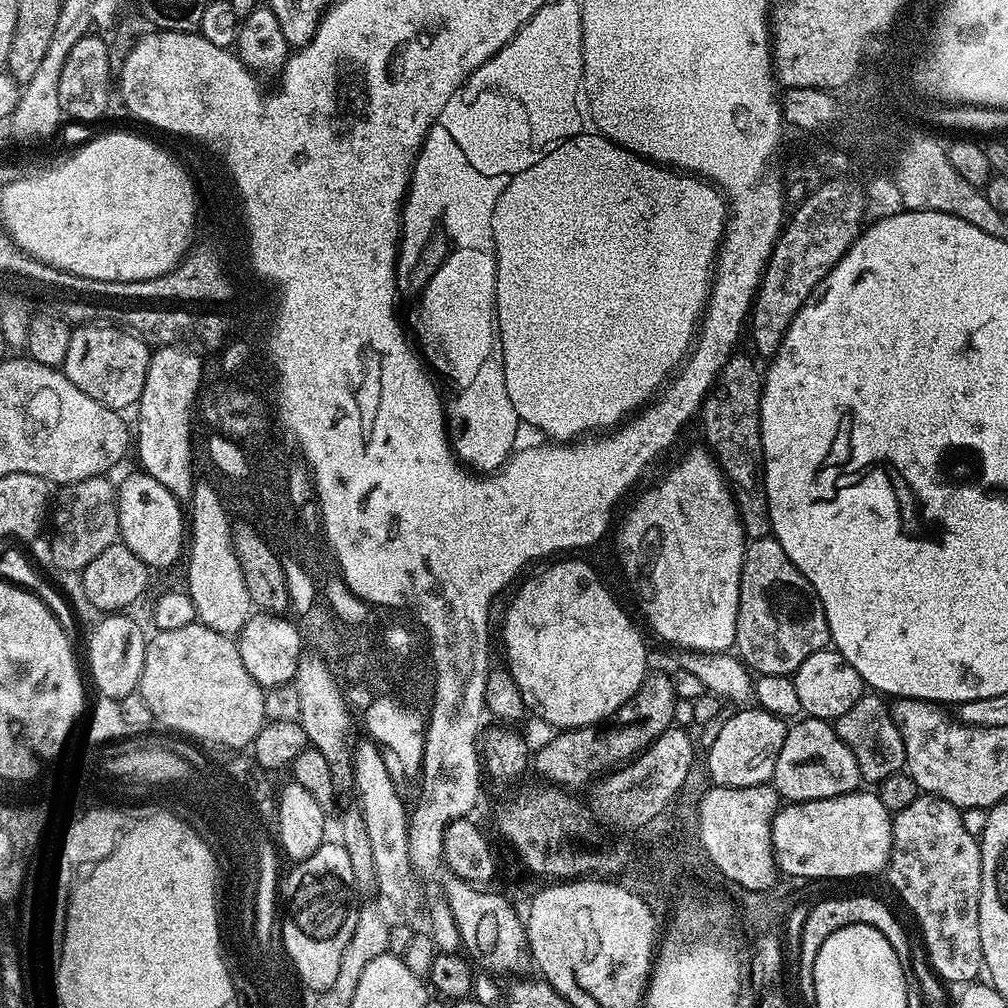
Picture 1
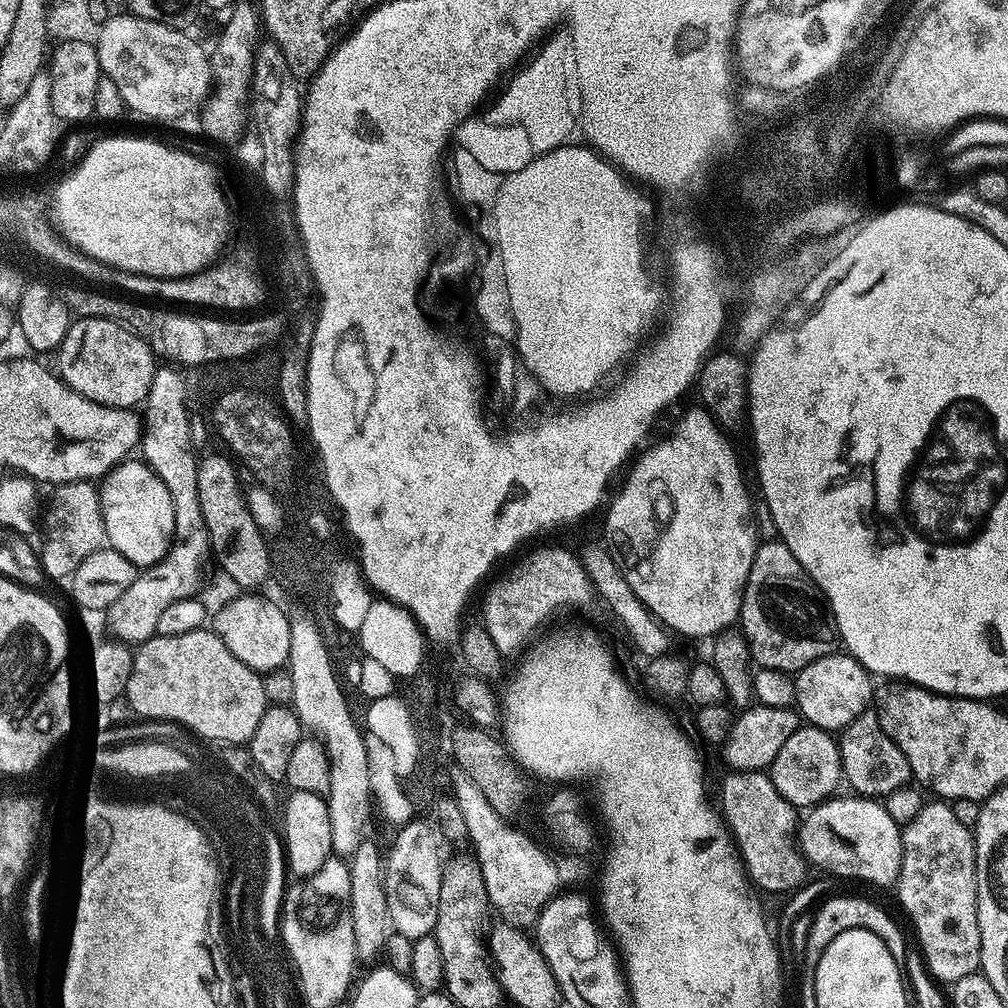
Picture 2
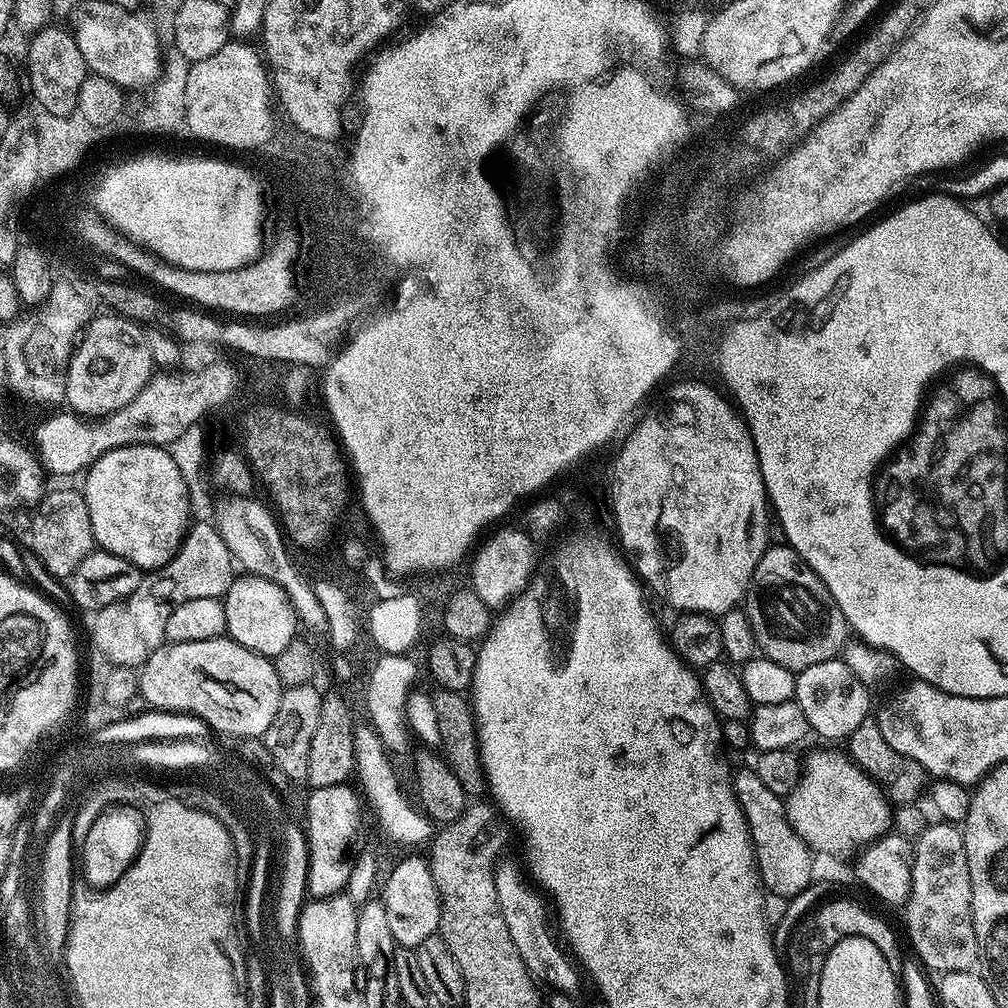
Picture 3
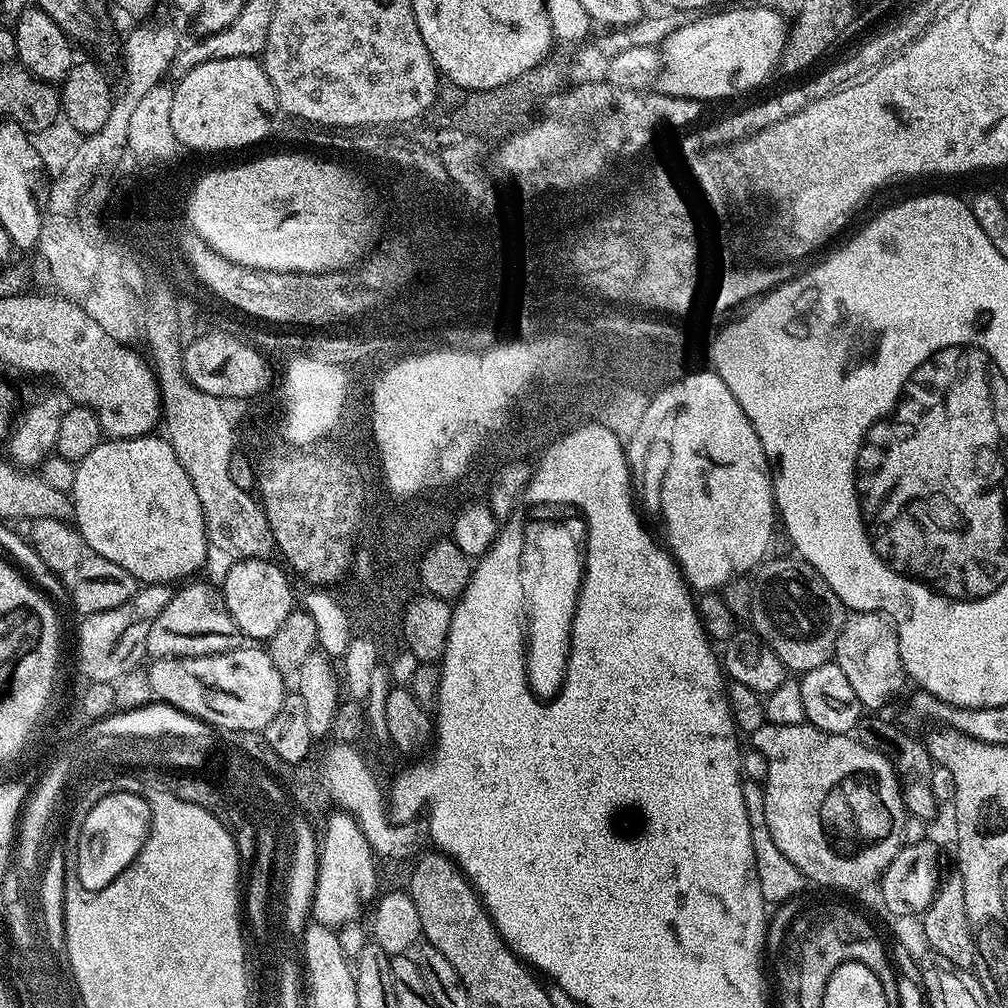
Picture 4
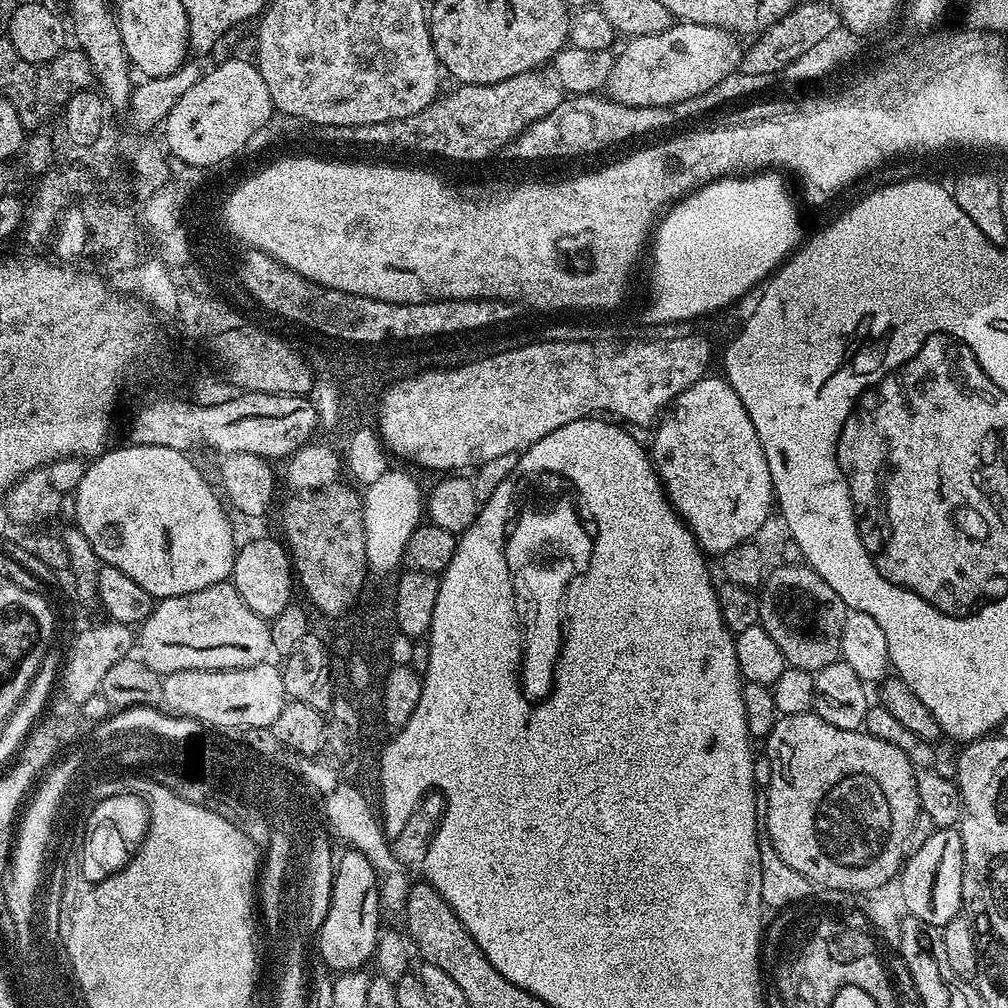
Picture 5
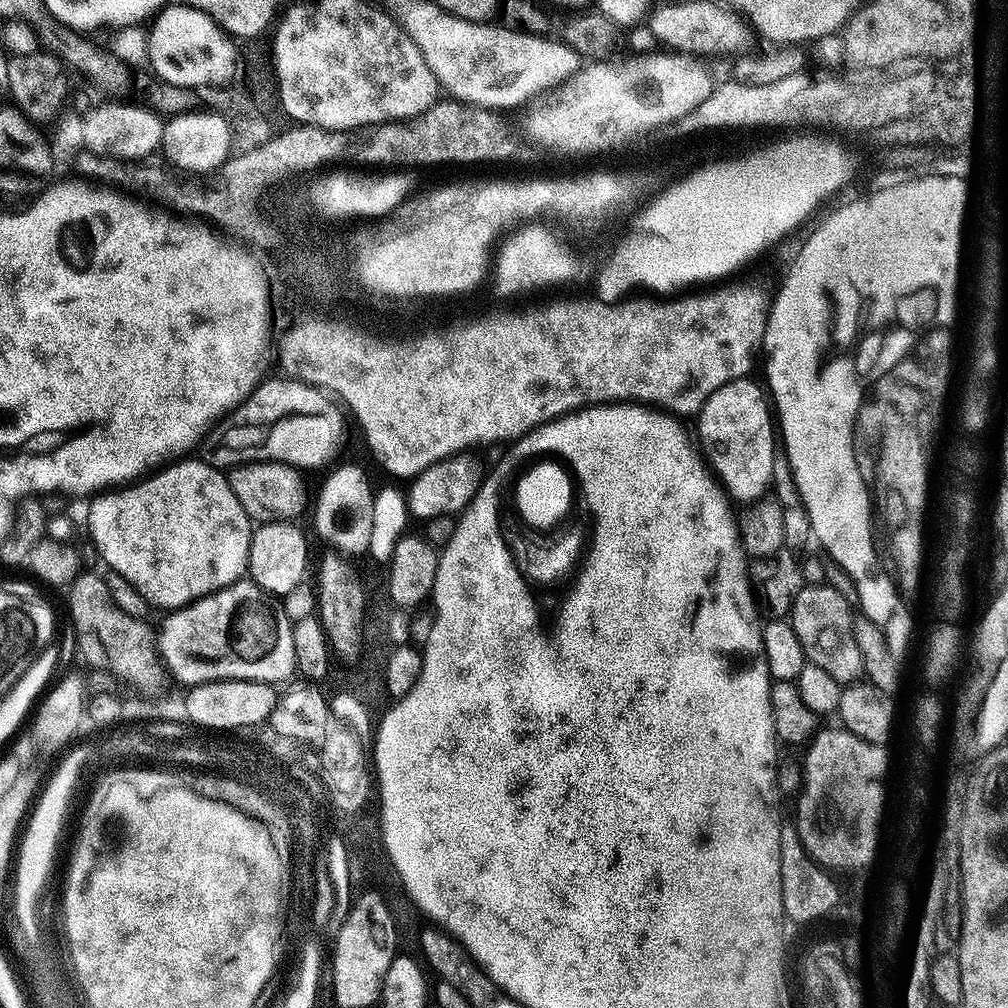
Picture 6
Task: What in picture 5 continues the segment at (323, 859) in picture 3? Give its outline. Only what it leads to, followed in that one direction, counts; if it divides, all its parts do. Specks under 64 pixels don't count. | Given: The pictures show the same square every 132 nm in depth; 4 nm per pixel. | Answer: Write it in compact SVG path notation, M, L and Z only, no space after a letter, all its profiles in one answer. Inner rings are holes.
M345 851L335 861L334 877L331 879L330 897L327 899L328 913L323 913L318 924L320 956L329 969L340 966L342 960L342 938L344 942L356 942L356 969L363 969L376 955L376 894L373 888L375 872L366 858L356 851Z

